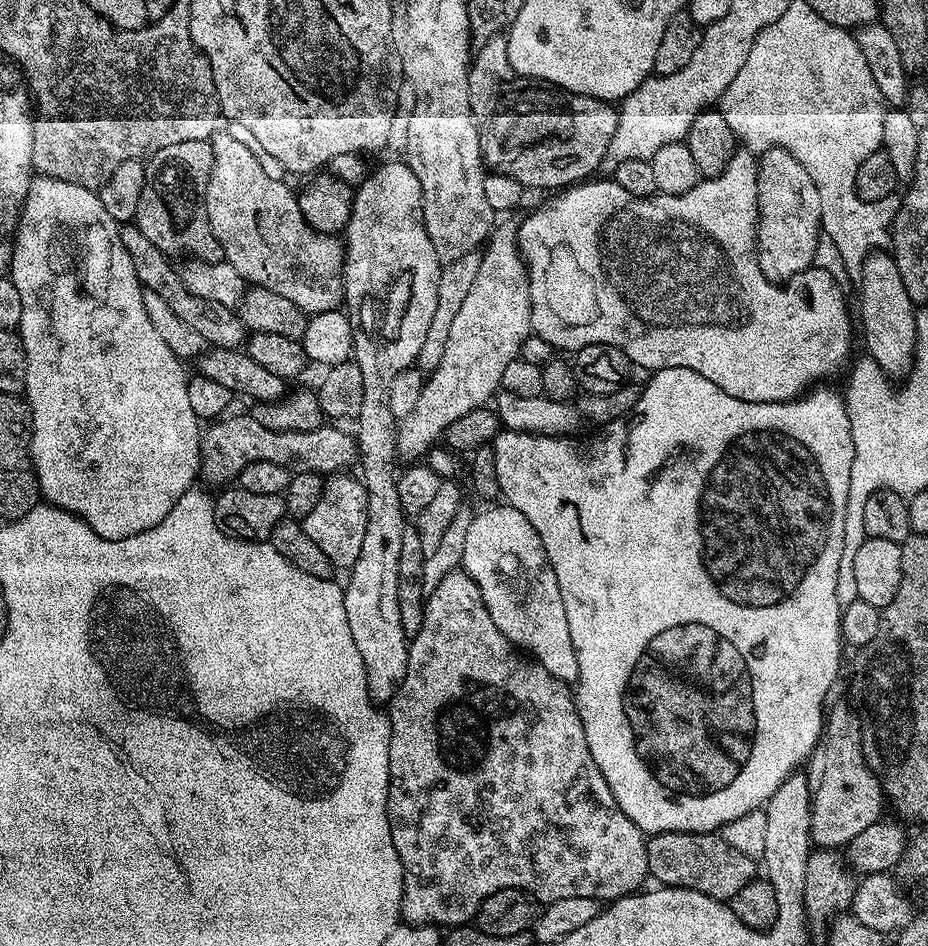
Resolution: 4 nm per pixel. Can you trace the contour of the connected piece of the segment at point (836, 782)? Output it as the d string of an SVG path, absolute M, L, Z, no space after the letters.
M851 703L836 704L827 709L822 733L824 765L820 768L820 781L815 781L810 814L811 843L817 849L843 849L866 826L874 826L881 819L880 811L886 808L880 779L870 770L862 750L860 716Z

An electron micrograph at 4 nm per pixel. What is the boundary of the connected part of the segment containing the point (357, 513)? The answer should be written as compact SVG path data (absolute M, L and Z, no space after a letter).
M332 474L325 479L322 499L318 501L318 506L310 510L303 518L304 529L310 538L314 538L314 543L322 549L322 554L330 558L333 569L351 569L354 562L358 562L358 554L362 550L362 538L366 538L366 522L368 521L368 491L364 488L363 479L359 475L353 474Z

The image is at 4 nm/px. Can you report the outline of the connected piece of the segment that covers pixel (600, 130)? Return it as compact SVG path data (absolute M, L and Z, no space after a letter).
M516 78L505 87L500 97L500 102L496 106L496 111L487 117L485 124L488 125L483 125L480 133L480 153L484 156L485 165L487 165L493 173L514 179L515 182L521 184L524 190L530 190L530 188L556 188L555 190L563 190L571 185L587 181L599 173L596 171L599 170L600 163L603 165L607 159L610 138L614 138L614 130L618 126L619 121L620 113L609 101L599 100L586 94L571 92L565 88L558 88L554 84L545 84L531 78Z

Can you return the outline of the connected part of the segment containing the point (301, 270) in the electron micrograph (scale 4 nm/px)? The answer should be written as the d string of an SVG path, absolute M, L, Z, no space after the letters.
M226 130L217 131L210 141L214 154L214 166L210 182L206 186L204 205L210 222L210 230L224 251L224 260L249 285L265 288L274 294L282 294L303 312L335 312L344 303L344 249L339 235L327 236L316 232L302 218L297 193L287 188L284 180L275 180L262 170L258 158L230 138Z

